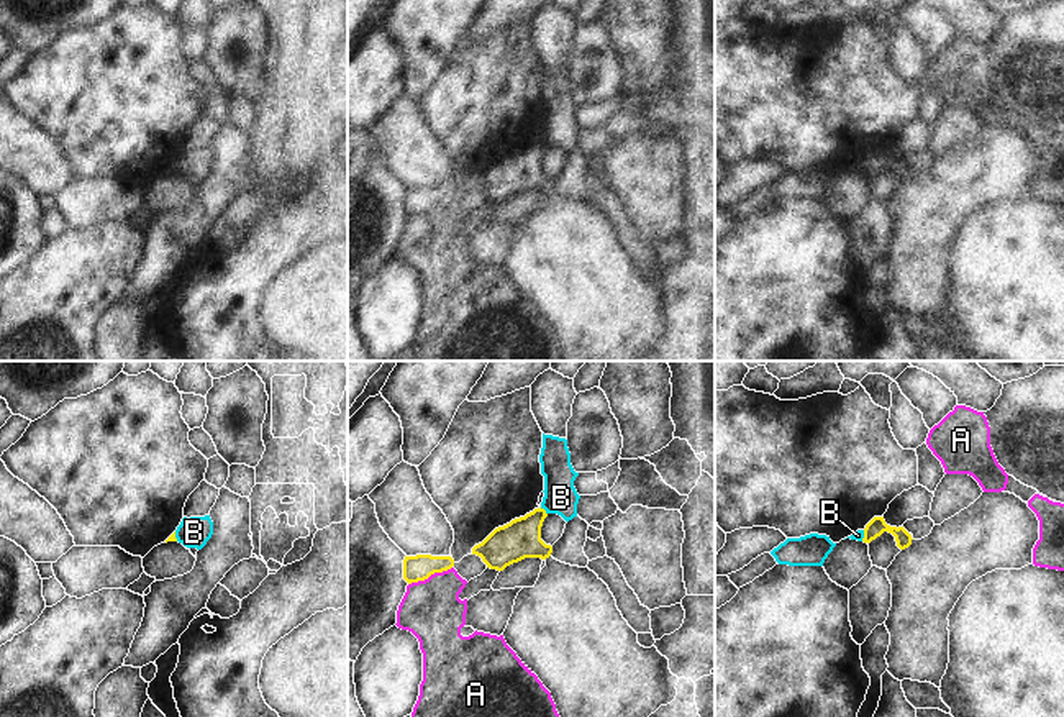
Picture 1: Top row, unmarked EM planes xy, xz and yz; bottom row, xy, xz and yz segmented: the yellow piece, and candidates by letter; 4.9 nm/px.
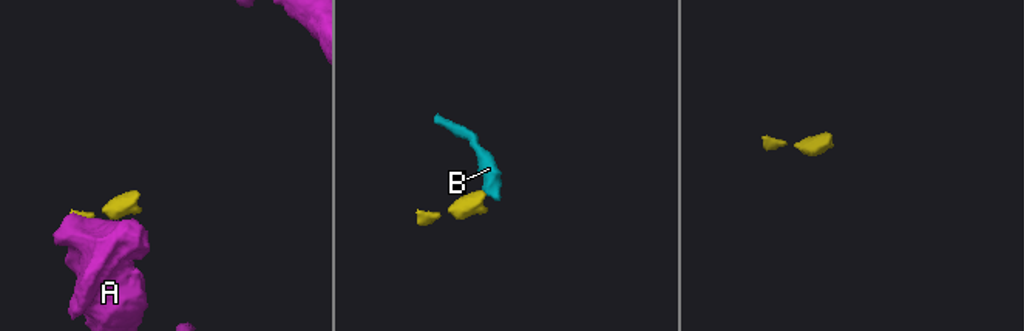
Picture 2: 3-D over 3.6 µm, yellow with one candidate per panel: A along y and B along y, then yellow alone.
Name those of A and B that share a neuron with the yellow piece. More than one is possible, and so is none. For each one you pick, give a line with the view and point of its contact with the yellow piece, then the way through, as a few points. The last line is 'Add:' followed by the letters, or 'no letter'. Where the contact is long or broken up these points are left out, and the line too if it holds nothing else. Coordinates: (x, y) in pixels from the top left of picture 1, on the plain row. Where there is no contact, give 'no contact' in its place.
Add: no letter

